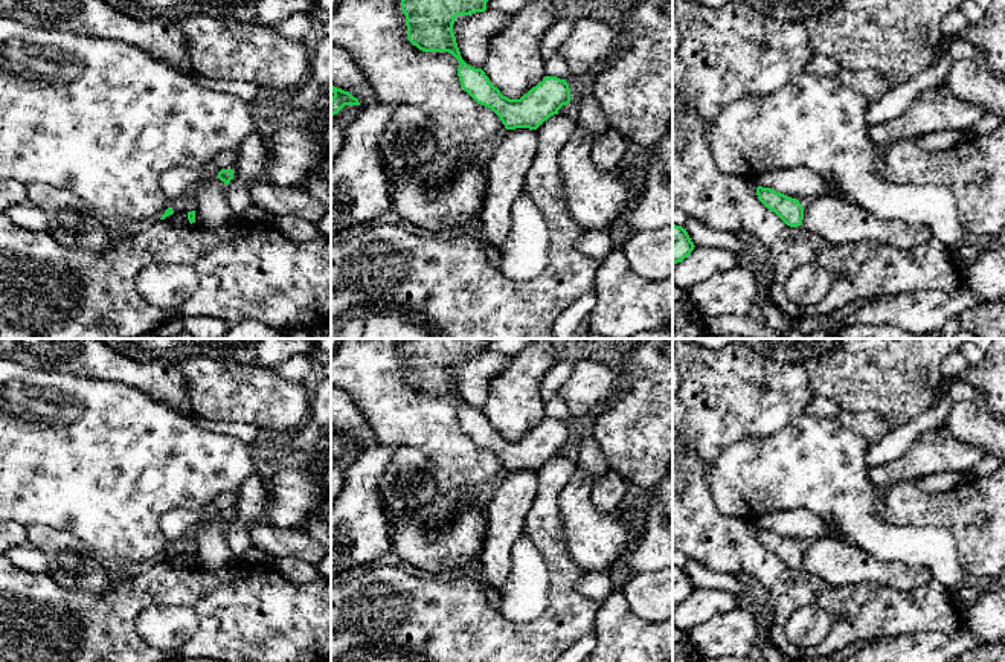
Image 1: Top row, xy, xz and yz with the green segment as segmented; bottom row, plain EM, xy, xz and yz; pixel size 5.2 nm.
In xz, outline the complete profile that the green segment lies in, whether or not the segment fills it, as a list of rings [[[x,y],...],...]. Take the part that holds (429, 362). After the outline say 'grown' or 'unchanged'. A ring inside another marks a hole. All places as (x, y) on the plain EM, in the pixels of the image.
[[[403,339],[407,380],[422,394],[448,394],[458,403],[461,429],[480,447],[491,450],[506,471],[537,471],[570,444],[566,421],[544,418],[520,441],[509,441],[494,429],[482,410],[468,407],[459,394],[453,365],[458,357],[486,352],[490,339]]]; unchanged

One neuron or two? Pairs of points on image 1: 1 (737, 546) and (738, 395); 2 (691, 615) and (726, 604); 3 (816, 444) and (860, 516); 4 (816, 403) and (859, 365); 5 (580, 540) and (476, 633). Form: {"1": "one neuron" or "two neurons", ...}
{"1": "one neuron", "2": "one neuron", "3": "one neuron", "4": "two neurons", "5": "two neurons"}

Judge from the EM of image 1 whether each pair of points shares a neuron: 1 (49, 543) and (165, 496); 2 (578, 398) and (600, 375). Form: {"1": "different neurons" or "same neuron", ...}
{"1": "different neurons", "2": "same neuron"}

